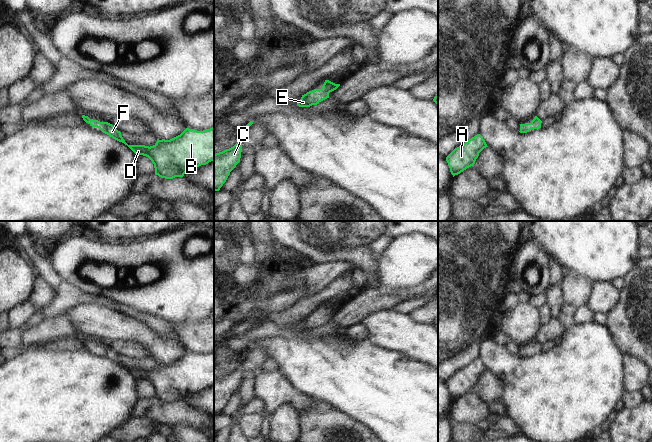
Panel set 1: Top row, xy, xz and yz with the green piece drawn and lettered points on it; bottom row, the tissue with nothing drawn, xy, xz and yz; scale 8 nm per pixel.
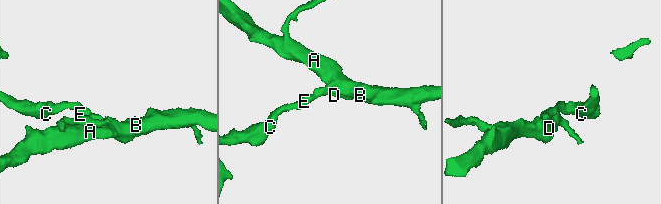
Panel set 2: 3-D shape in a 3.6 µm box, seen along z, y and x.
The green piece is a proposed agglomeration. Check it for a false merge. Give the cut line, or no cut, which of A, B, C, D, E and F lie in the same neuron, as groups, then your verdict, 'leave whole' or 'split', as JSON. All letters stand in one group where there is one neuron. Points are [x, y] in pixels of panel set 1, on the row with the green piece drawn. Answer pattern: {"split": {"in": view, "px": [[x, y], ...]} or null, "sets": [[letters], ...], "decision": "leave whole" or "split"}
{"split": null, "sets": [["A", "B", "C", "D", "E", "F"]], "decision": "leave whole"}

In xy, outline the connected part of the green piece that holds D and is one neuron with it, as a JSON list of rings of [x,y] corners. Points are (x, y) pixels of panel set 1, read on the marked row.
[[[82,115],[83,120],[92,127],[127,145],[136,155],[148,157],[155,168],[155,175],[173,179],[196,167],[214,161],[214,127],[203,131],[186,128],[180,135],[170,140],[159,140],[153,146],[128,145],[121,132],[108,122],[91,120]]]

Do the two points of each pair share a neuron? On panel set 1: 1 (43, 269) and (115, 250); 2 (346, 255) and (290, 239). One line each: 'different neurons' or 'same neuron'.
1: different neurons
2: same neuron

